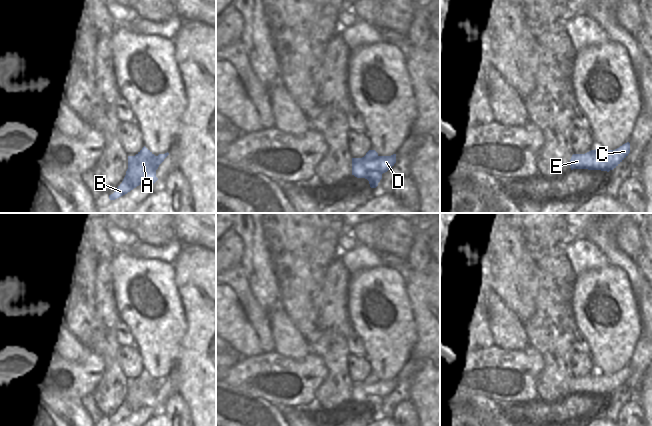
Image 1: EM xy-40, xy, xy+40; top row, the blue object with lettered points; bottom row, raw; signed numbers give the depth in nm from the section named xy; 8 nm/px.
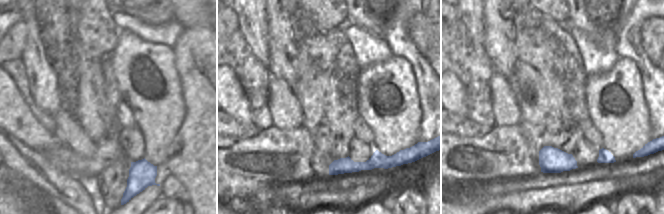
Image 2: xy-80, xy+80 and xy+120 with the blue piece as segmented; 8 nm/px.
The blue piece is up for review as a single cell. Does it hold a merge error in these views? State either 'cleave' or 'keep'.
cleave

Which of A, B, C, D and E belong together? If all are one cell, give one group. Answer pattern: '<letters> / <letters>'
A B / C D E

